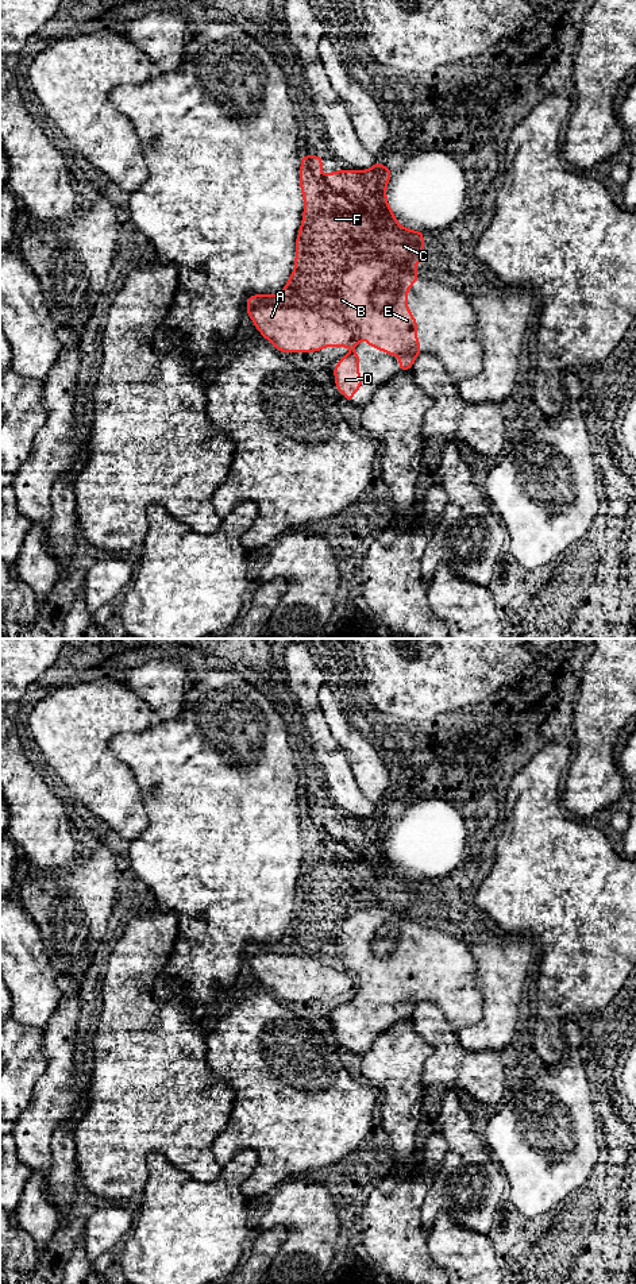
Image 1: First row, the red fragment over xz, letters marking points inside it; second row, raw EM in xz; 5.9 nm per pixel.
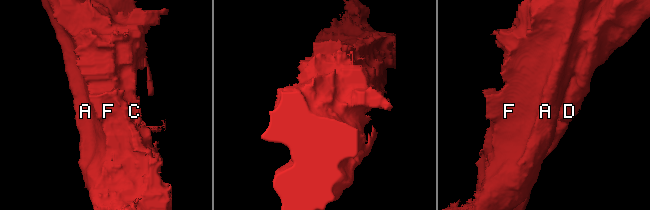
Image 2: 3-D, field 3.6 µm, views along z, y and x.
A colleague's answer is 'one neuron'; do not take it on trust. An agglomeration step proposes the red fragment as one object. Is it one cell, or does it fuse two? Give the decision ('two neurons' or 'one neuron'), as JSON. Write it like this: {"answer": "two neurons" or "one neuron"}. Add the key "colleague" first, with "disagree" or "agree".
{"colleague": "disagree", "answer": "two neurons"}

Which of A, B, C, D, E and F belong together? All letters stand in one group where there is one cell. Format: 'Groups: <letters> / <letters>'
Groups: A / B C D E F

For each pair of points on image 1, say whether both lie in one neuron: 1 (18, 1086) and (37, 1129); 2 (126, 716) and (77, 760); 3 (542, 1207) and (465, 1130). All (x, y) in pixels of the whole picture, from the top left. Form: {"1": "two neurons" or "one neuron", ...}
{"1": "two neurons", "2": "one neuron", "3": "two neurons"}

